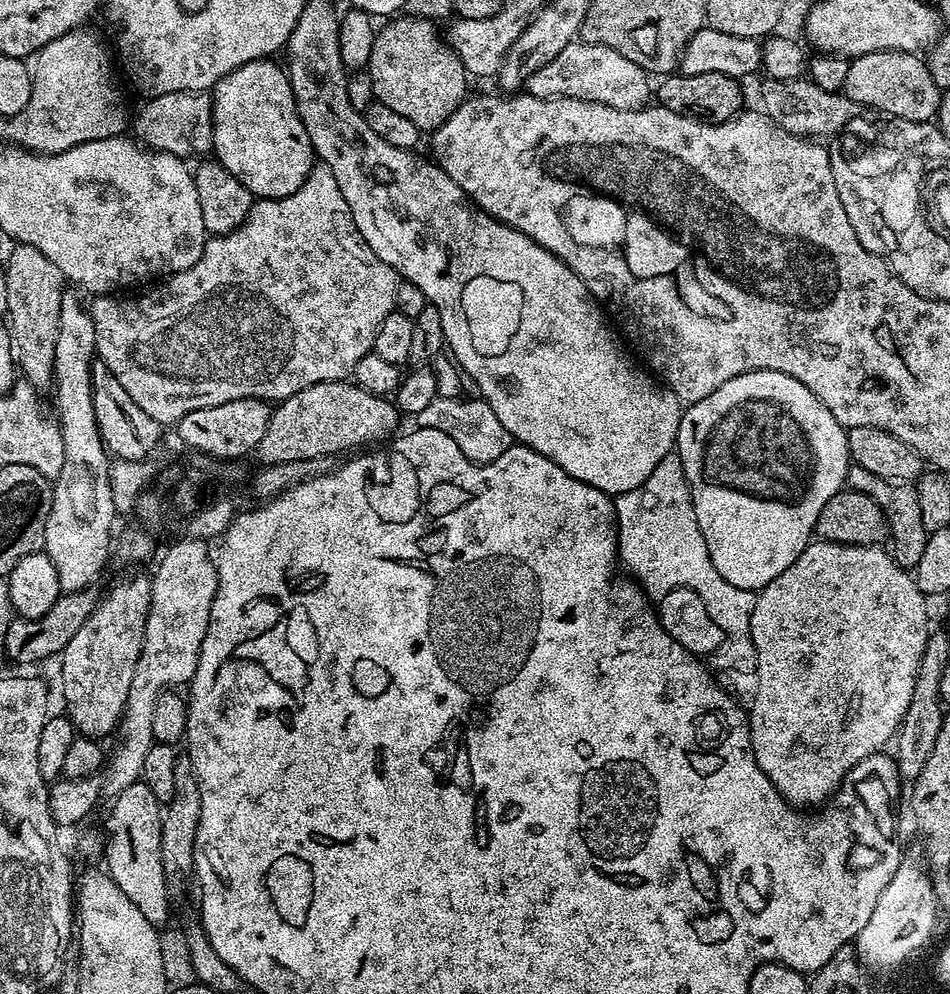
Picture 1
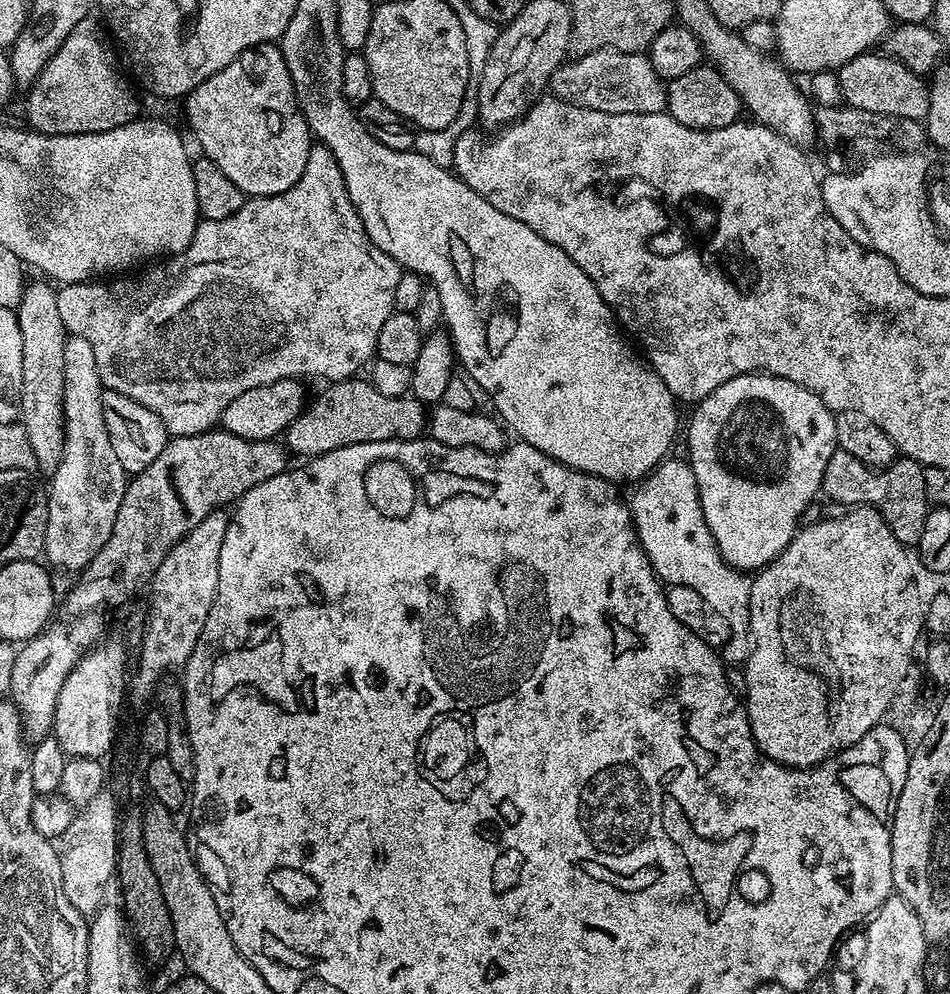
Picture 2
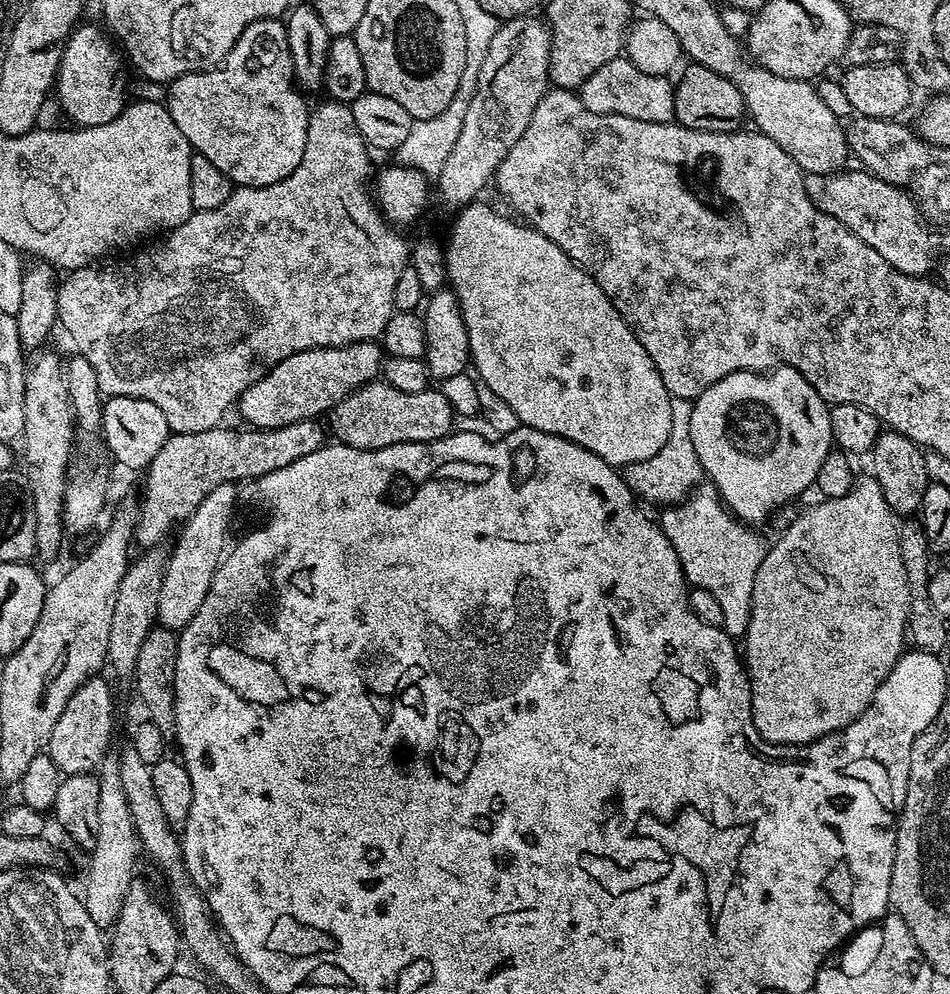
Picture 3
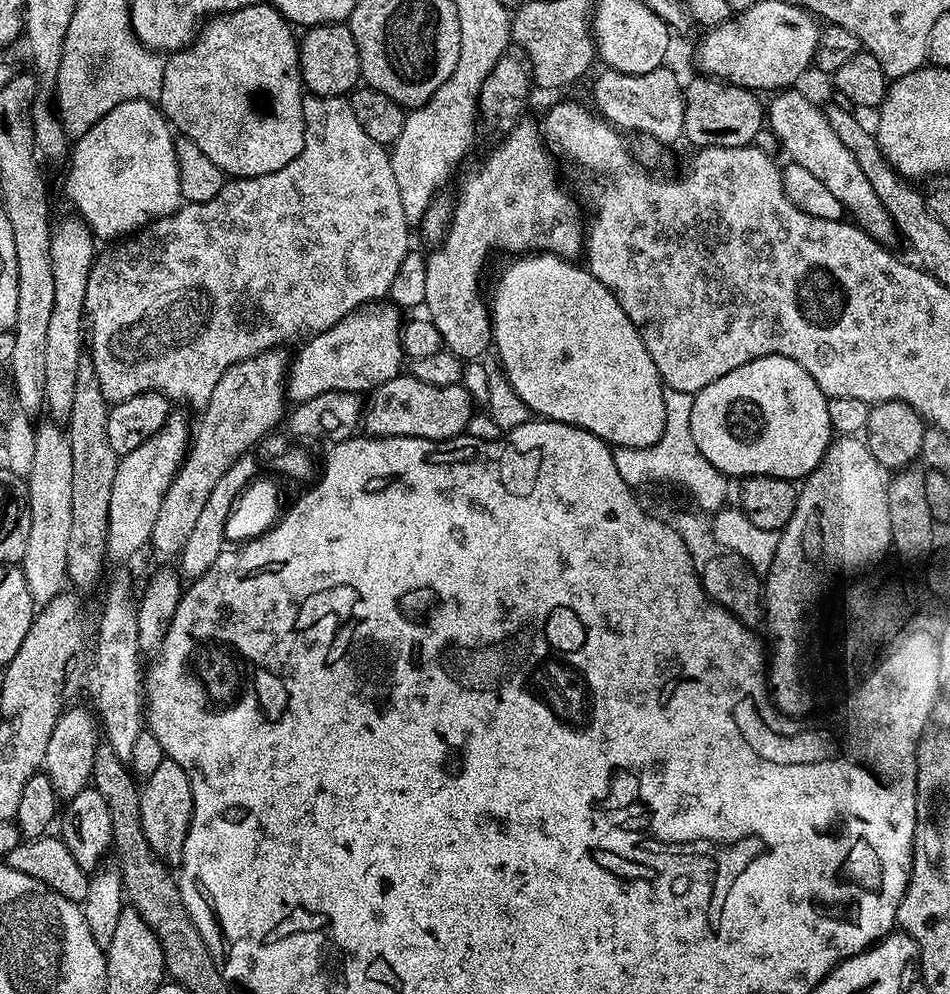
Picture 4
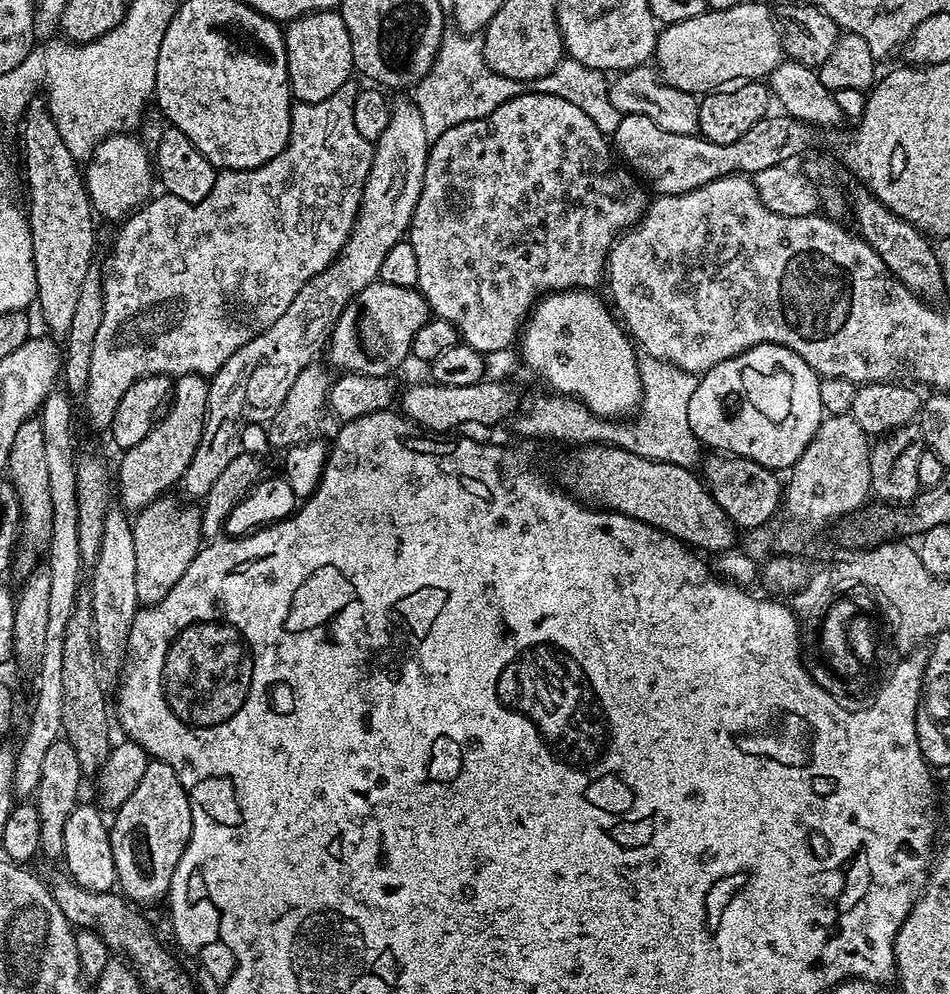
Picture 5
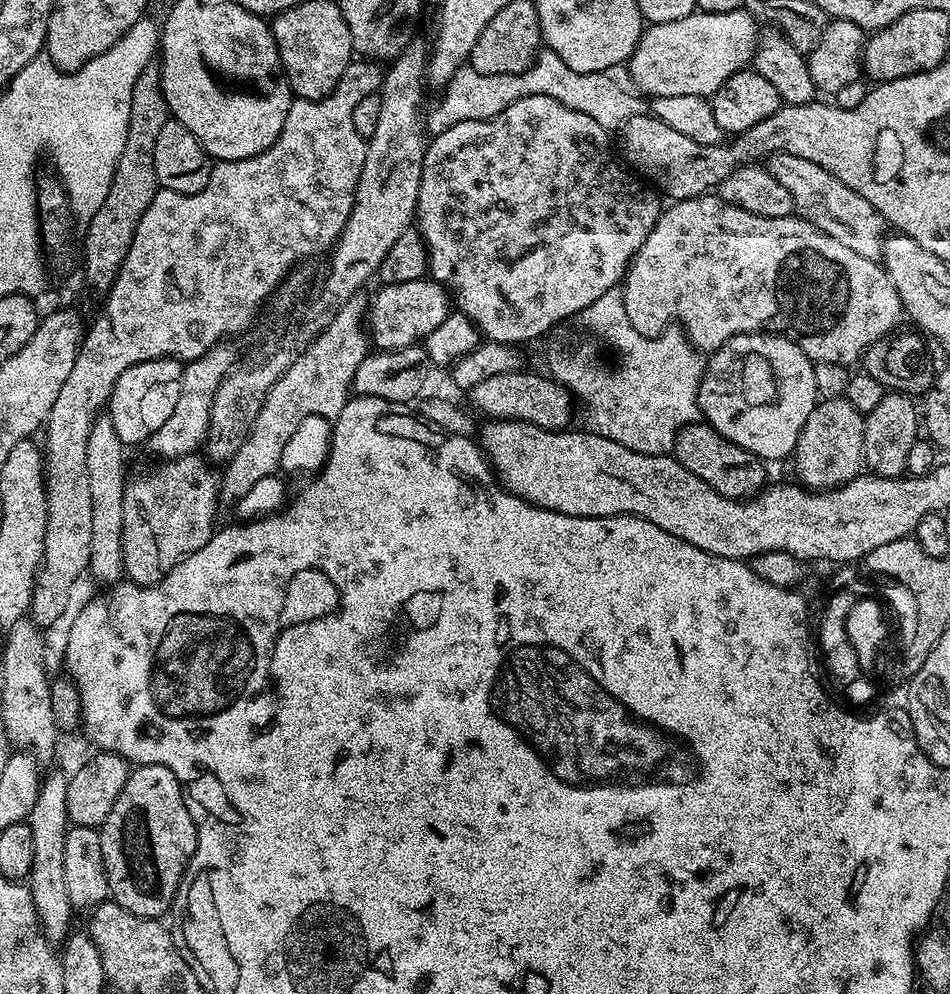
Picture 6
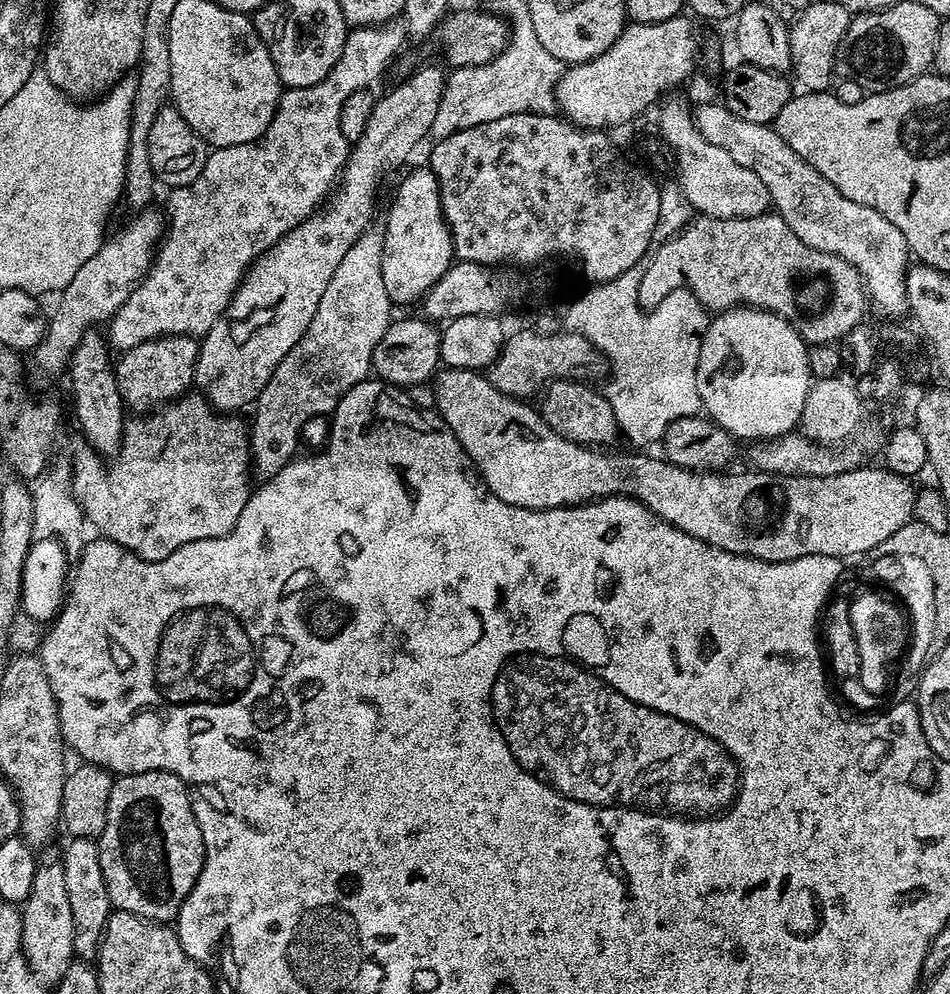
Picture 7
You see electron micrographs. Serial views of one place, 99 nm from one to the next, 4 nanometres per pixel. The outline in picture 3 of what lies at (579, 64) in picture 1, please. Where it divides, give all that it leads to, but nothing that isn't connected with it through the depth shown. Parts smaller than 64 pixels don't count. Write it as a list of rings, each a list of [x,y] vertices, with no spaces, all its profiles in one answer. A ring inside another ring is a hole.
[[[617,58],[606,62],[606,66],[598,66],[598,70],[594,70],[594,74],[590,74],[590,78],[586,78],[586,82],[578,89],[580,101],[586,106],[586,110],[594,110],[594,114],[618,114],[659,124],[671,124],[675,121],[675,93],[673,81],[668,76],[646,74],[627,58]]]

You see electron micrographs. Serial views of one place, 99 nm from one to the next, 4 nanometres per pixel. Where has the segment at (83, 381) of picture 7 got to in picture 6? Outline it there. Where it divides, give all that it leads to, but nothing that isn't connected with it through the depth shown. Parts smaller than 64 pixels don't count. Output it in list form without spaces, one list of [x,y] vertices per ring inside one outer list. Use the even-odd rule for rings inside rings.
[[[107,414],[97,416],[86,444],[86,470],[90,478],[90,502],[94,514],[94,534],[90,538],[88,572],[98,583],[108,584],[107,586],[115,585],[125,575],[122,552],[122,510],[126,487],[124,452],[126,446],[118,438],[111,417]]]

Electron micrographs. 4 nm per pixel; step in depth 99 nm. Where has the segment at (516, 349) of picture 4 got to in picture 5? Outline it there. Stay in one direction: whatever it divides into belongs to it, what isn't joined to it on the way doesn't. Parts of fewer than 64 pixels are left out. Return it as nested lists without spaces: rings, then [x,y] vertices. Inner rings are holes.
[[[573,290],[553,292],[543,297],[532,309],[532,314],[522,329],[522,335],[518,340],[518,352],[523,363],[528,368],[532,367],[554,391],[561,392],[561,397],[575,398],[595,416],[624,418],[635,413],[640,406],[642,382],[640,360],[638,355],[636,356],[638,348],[623,323],[614,315],[613,309],[607,303],[604,305],[596,294],[592,290]]]

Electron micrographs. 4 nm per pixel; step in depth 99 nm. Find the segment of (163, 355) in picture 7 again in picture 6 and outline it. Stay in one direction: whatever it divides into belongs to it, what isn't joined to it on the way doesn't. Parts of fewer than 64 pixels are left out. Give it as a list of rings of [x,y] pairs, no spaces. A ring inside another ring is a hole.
[[[165,358],[138,362],[130,366],[130,370],[122,370],[118,382],[114,382],[114,390],[106,405],[106,414],[111,417],[114,430],[125,446],[147,445],[149,438],[162,430],[162,422],[166,422],[170,414],[174,414],[174,402],[178,402],[176,389],[180,382],[181,367],[181,361]]]

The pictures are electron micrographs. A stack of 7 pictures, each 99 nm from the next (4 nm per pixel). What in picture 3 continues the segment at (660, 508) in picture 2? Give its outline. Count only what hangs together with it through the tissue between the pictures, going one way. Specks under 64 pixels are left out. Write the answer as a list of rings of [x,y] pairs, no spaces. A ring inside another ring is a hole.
[[[711,482],[701,483],[684,503],[665,507],[661,512],[664,513],[658,516],[659,526],[666,538],[670,538],[684,565],[685,581],[693,589],[709,592],[720,603],[719,619],[729,636],[743,637],[750,622],[754,578],[758,566],[762,566],[762,558],[766,558],[769,545],[764,544],[755,527],[736,519],[729,512]]]

